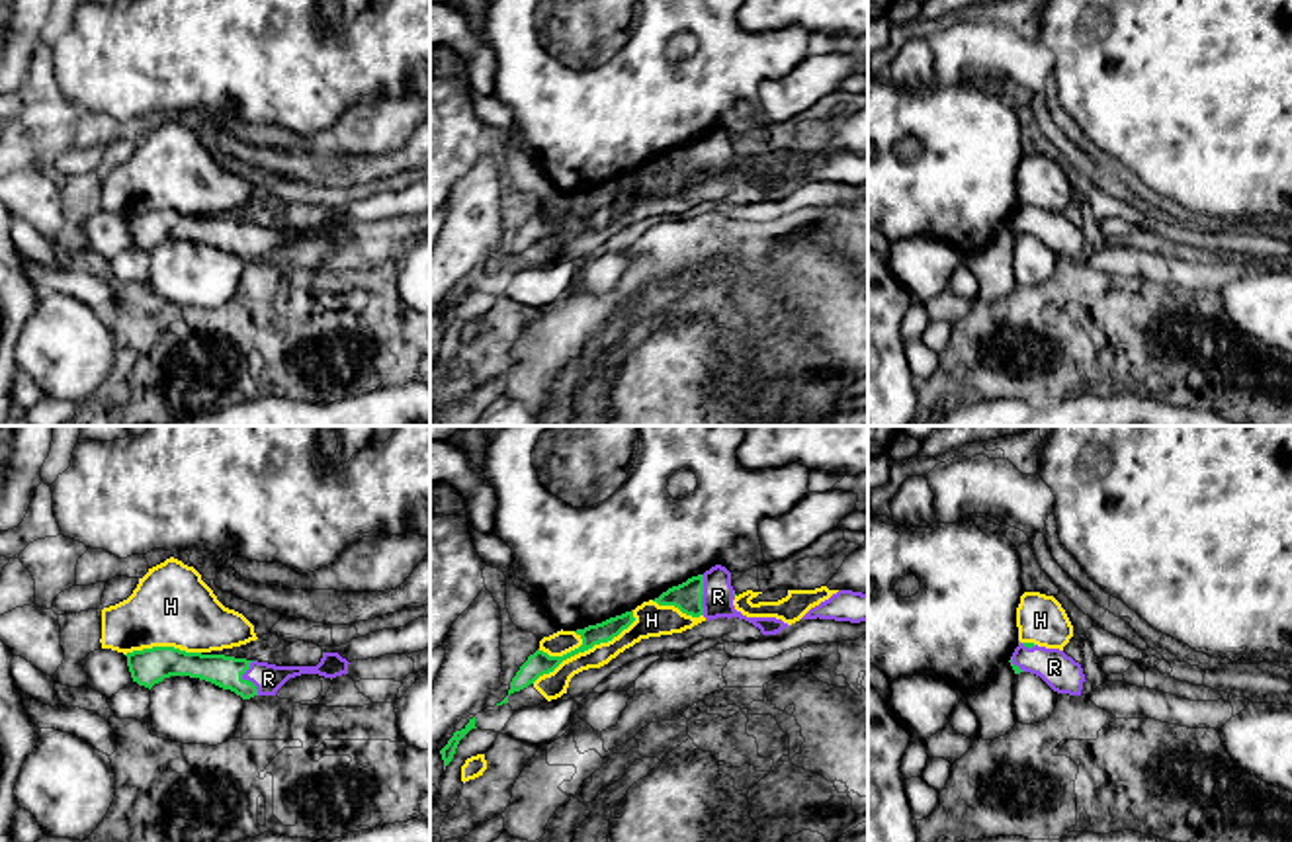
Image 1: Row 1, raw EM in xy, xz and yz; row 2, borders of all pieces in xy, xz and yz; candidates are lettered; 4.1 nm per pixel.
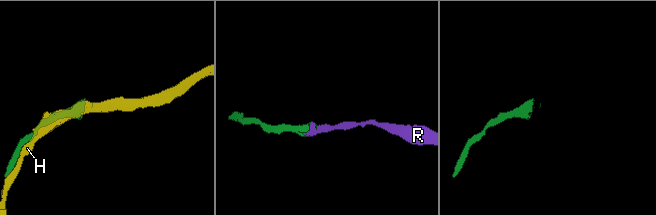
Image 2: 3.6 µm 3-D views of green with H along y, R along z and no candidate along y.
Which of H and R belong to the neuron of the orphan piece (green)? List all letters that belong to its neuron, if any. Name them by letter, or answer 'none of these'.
R

